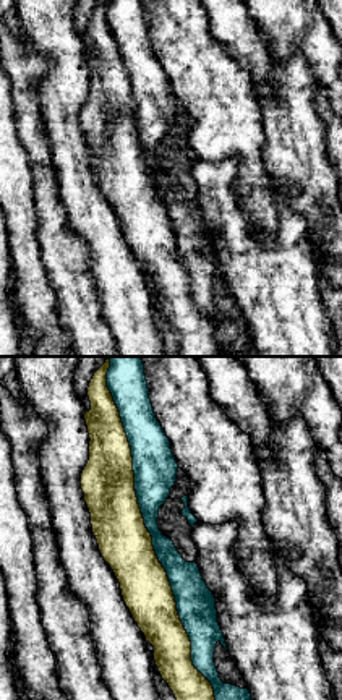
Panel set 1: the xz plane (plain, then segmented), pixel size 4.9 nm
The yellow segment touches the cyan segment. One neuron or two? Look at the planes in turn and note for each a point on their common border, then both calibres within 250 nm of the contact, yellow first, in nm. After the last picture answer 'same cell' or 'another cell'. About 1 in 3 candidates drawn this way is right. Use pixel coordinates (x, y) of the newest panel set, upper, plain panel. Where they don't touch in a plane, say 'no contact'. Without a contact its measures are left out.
meets yellow at (151, 179); 260 nm thick on the yellow side, 160 nm on the other

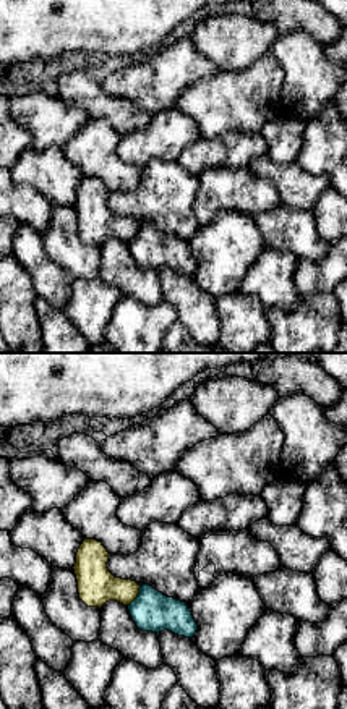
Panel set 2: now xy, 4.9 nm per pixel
meets yellow at (137, 233); 190 nm thick on the yellow side, 200 nm on the other

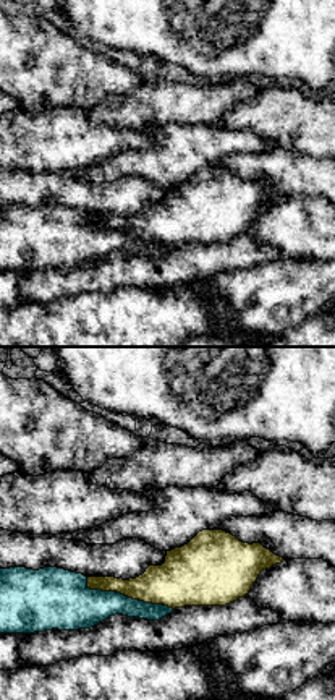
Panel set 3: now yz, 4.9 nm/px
meets yellow at (127, 232); 240 nm thick on the yellow side, 220 nm on the other

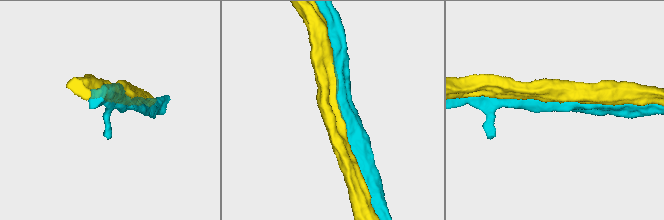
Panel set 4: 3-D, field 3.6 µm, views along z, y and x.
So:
another cell

